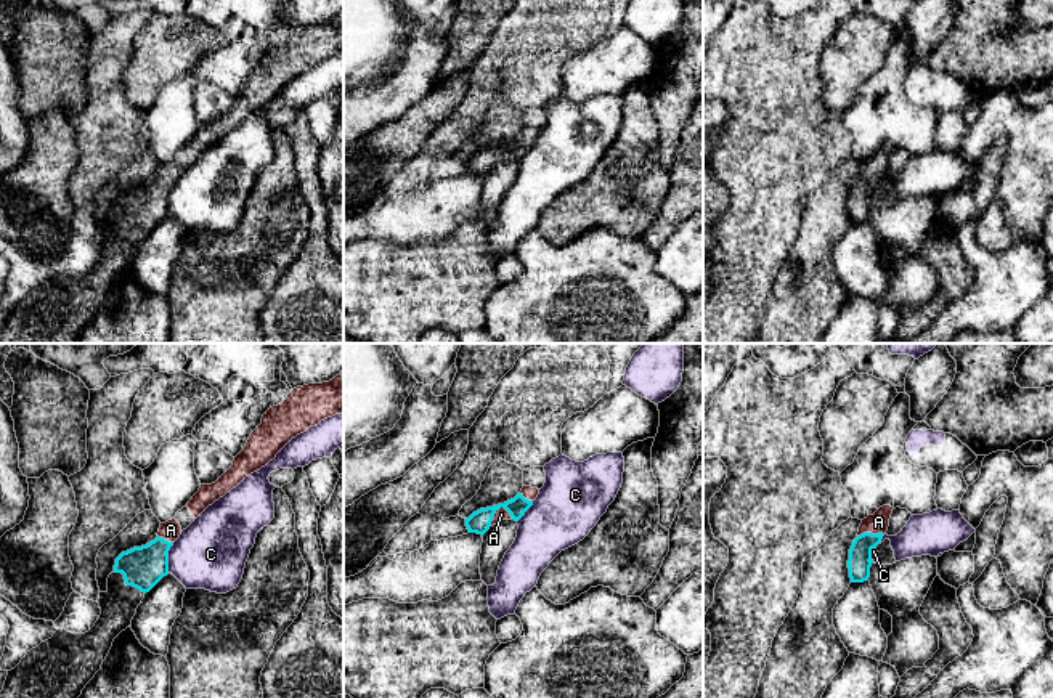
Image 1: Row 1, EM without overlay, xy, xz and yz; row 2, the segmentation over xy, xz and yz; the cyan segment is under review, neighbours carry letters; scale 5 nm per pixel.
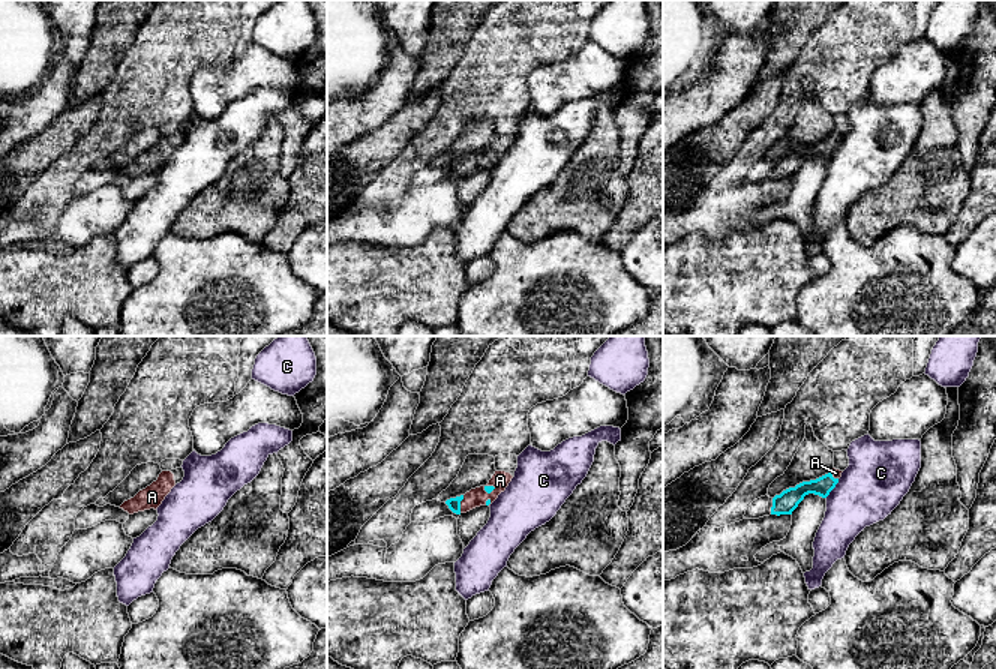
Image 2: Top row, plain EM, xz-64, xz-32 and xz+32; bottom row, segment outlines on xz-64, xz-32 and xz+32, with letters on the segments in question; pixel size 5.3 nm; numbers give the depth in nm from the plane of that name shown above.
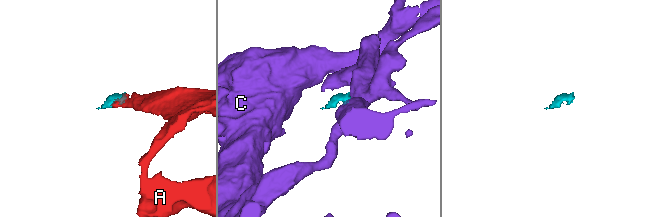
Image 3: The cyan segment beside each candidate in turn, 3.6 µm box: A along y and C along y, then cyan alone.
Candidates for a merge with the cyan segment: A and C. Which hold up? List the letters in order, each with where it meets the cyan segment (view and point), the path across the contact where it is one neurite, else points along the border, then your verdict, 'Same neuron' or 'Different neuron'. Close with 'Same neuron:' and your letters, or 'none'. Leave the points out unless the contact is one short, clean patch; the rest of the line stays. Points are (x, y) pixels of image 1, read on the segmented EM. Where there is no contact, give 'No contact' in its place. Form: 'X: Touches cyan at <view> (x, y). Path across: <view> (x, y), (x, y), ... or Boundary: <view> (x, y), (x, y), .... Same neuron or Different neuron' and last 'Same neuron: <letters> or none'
A: Touches cyan at xz (498, 509). Path across: xz (479, 522), (498, 509), (501, 514). Same neuron
C: Touches cyan at xy (167, 557). Boundary: xy (174, 543), (169, 551), (167, 572). Different neuron
Same neuron: A

